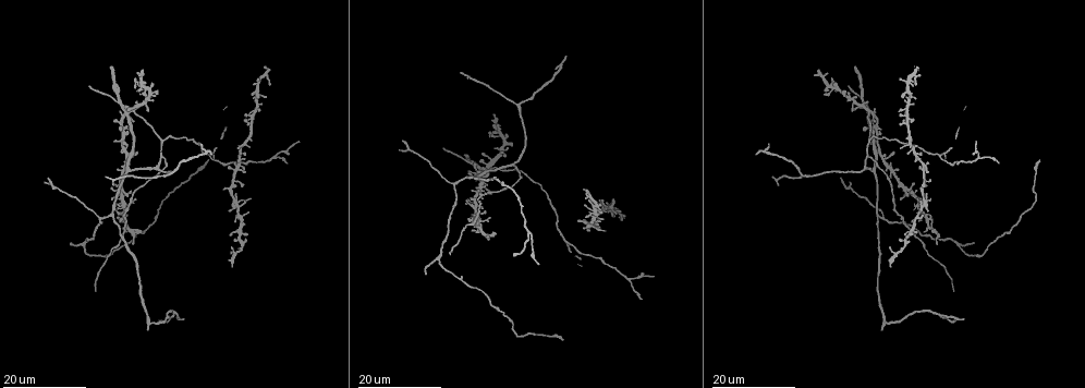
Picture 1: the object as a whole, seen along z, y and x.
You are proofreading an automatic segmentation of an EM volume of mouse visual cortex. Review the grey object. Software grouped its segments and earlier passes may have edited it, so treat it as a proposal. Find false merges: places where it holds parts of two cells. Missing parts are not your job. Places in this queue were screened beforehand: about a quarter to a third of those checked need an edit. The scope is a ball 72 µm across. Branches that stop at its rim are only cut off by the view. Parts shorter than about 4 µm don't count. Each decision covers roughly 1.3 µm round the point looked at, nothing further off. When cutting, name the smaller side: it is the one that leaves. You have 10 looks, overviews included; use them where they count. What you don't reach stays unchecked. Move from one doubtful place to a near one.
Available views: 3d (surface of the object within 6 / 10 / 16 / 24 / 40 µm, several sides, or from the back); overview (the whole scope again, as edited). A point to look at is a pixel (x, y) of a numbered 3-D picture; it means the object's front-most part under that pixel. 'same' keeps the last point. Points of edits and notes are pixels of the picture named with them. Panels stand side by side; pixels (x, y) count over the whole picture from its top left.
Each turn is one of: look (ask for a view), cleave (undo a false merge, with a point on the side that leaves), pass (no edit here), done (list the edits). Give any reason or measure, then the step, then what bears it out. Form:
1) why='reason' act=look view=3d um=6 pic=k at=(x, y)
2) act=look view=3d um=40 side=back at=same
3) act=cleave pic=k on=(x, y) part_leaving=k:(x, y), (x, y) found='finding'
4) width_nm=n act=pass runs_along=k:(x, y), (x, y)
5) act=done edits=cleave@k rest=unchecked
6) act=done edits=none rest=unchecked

why='three-way junction' act=look view=3d um=24 pic=1 at=(934, 312)

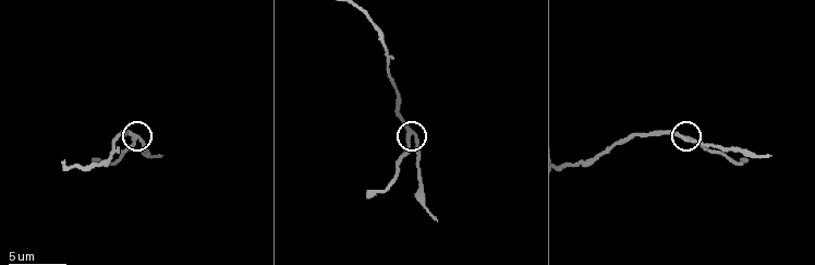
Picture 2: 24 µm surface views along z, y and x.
act=look view=3d um=10 pic=2 at=(414, 135)

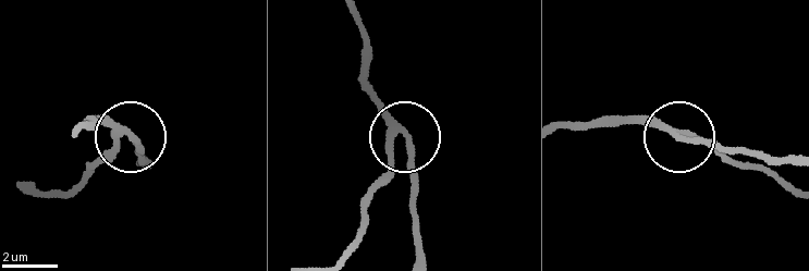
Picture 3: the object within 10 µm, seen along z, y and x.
why='zoom in' act=look view=3d um=6 pic=3 at=(678, 139)

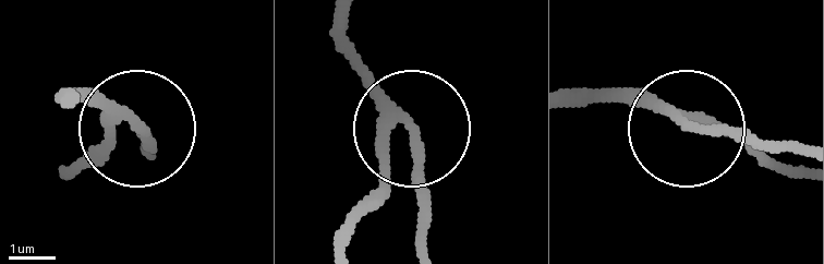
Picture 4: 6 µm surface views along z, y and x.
side_arm_um=8 act=pass runs_along=4:(570, 97), (640, 97), (699, 132), (800, 144) found='one cell here'

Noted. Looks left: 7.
why='three arms meet' act=look view=3d um=24 pic=1 at=(165, 174)

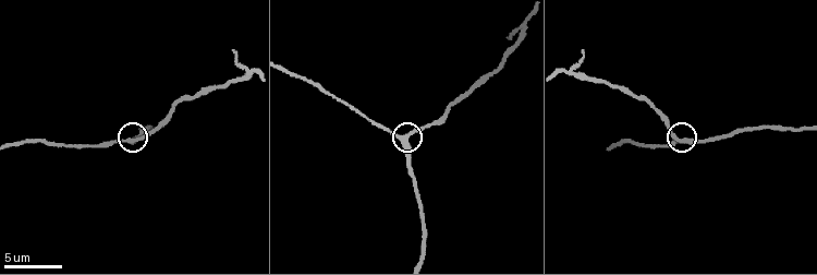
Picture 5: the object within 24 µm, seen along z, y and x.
act=look view=3d um=6 pic=5 at=(681, 140)

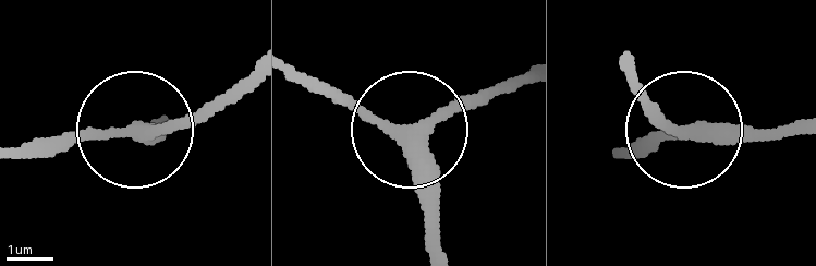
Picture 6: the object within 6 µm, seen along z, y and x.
why='other side' act=look view=3d um=6 side=back pic=6 at=(416, 130)

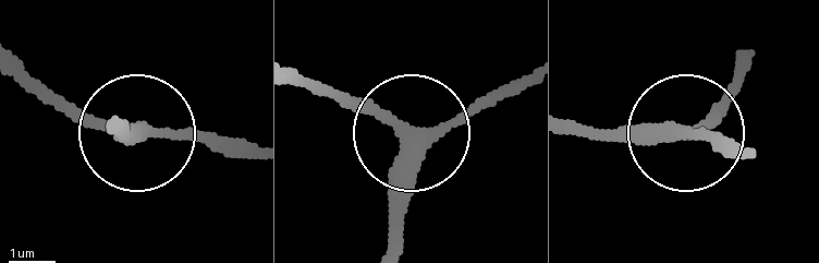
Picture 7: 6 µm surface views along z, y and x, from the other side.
arms=3 act=pass runs_along=7:(386, 242), (402, 148), (511, 94) found='one cell here'

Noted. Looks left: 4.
act=look view=3d um=24 pic=1 at=(878, 216)

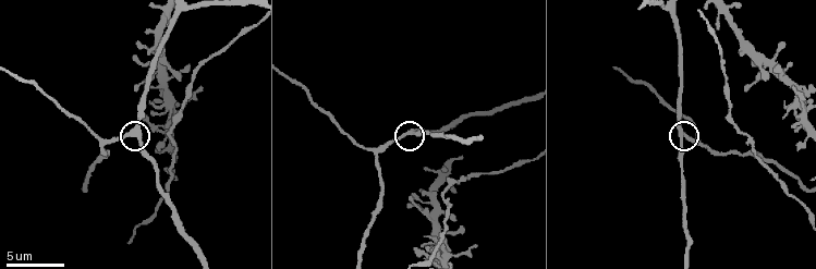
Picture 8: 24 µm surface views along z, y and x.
act=look view=3d um=10 pic=8 at=(136, 134)

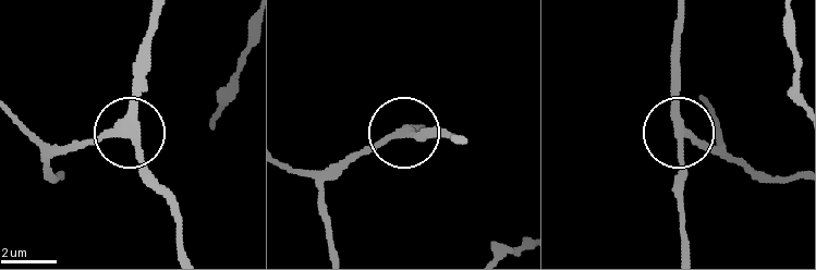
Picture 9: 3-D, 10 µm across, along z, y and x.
side_arm_um=56 act=pass runs_along=9:(160, 15), (148, 78), (134, 107), (132, 142), (160, 188) found='one cell here'

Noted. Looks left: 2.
act=look view=3d um=24 pic=1 at=(161, 140)

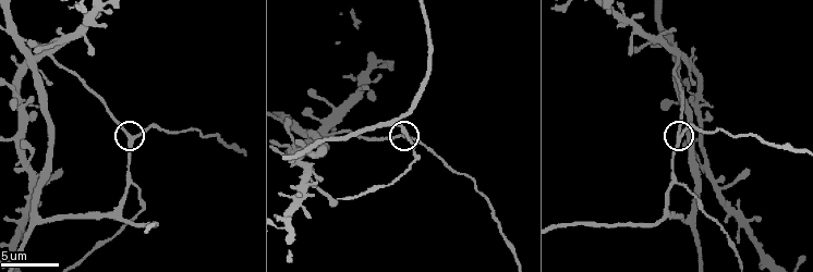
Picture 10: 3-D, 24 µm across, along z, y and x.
act=look view=3d um=6 pic=10 at=(129, 137)

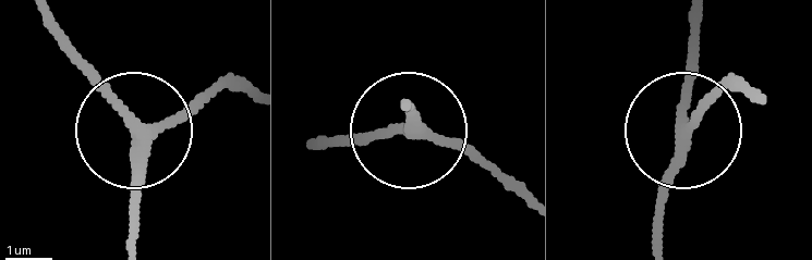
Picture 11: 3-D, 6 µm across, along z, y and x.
arms=3 act=pass runs_along=11:(656, 238), (692, 32) found='continuous, no second cell'

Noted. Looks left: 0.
act=done edits=none rest=unchecked

